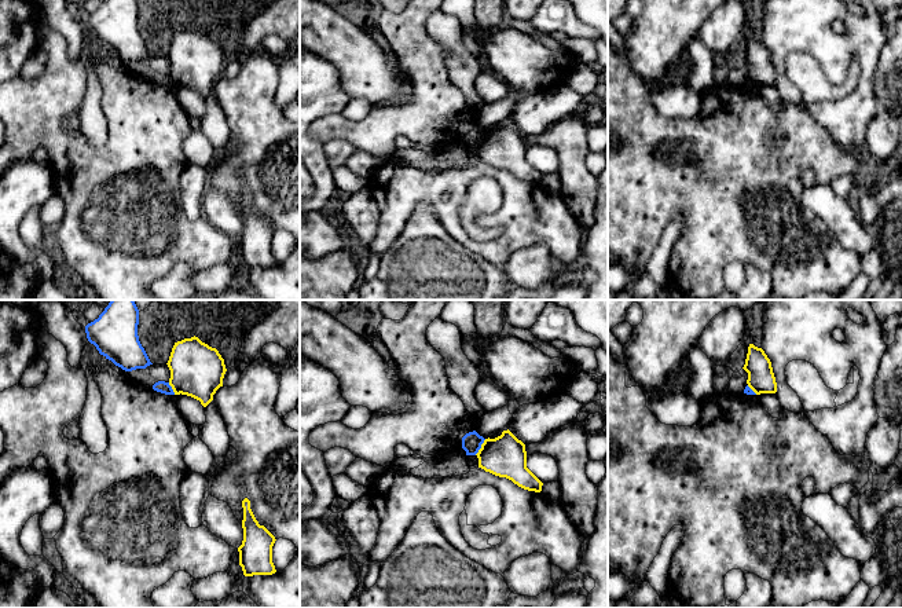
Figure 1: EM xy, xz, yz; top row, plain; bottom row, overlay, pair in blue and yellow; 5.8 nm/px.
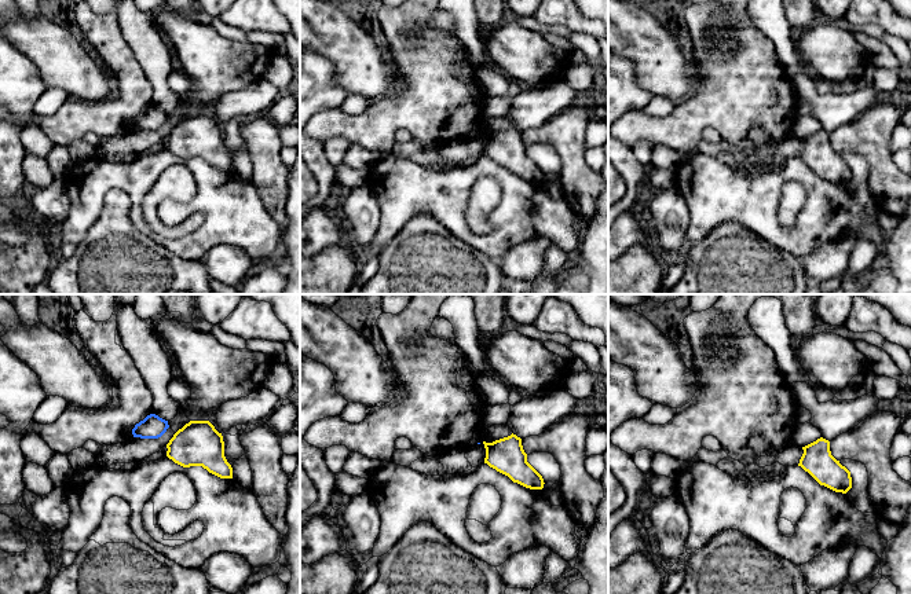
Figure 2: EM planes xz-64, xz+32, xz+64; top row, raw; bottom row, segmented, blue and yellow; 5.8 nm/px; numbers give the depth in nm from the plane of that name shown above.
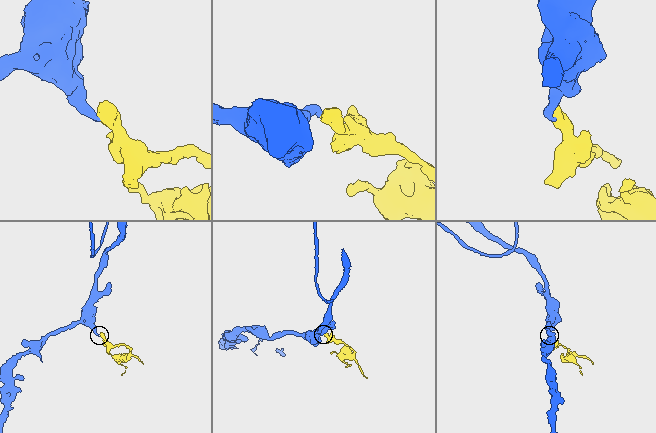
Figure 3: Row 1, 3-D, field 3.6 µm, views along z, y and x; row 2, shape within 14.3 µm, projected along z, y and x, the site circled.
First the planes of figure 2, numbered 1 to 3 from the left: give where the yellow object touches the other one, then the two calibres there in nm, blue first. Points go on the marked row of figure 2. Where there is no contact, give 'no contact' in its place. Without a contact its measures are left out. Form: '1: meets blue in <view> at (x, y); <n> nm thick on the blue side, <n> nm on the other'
1: no contact
2: no contact
3: no contact

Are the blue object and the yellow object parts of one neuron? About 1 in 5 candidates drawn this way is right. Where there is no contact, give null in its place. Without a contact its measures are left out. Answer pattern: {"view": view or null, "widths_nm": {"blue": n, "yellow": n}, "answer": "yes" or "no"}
{"view": "xz", "widths_nm": {"blue": 120, "yellow": 240}, "answer": "no"}

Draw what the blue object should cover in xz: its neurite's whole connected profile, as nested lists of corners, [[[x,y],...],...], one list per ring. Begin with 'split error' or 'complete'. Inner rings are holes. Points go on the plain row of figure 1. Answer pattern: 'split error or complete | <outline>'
complete | [[[476,122],[466,125],[462,129],[462,140],[466,143],[466,147],[476,147],[484,135],[484,129],[480,128]]]

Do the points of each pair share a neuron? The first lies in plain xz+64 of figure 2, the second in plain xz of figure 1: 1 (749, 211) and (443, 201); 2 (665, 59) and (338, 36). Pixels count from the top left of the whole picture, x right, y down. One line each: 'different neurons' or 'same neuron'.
1: same neuron
2: same neuron

